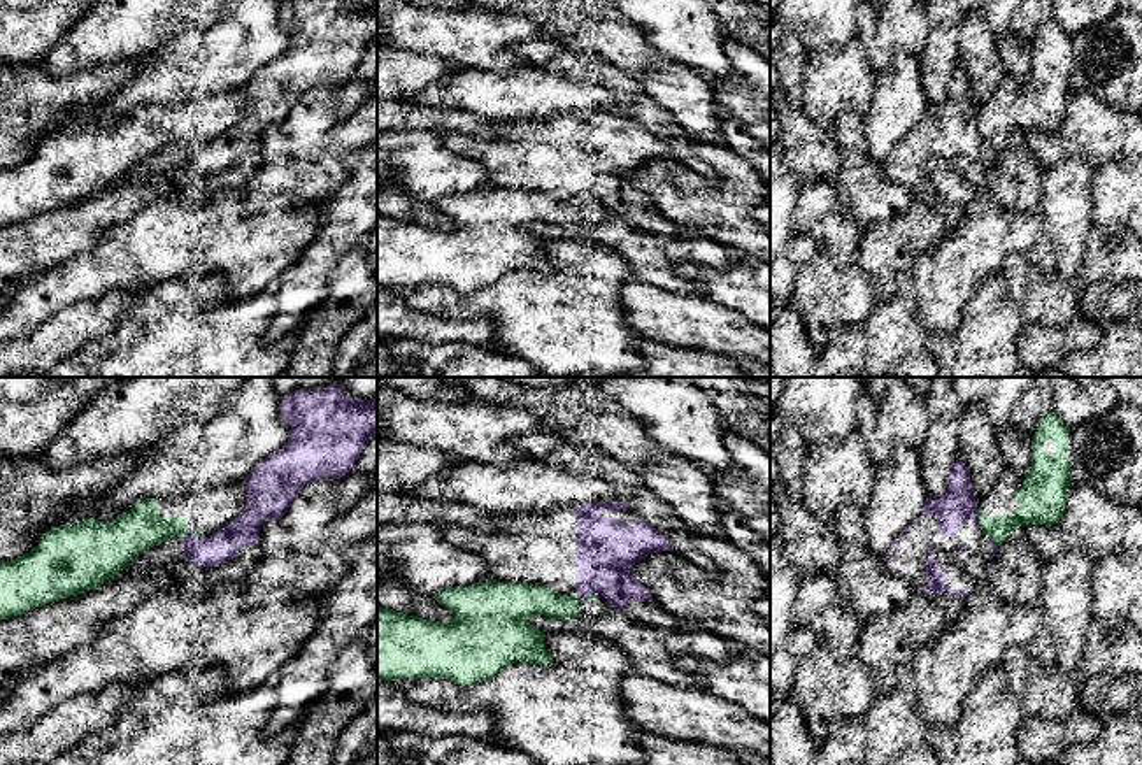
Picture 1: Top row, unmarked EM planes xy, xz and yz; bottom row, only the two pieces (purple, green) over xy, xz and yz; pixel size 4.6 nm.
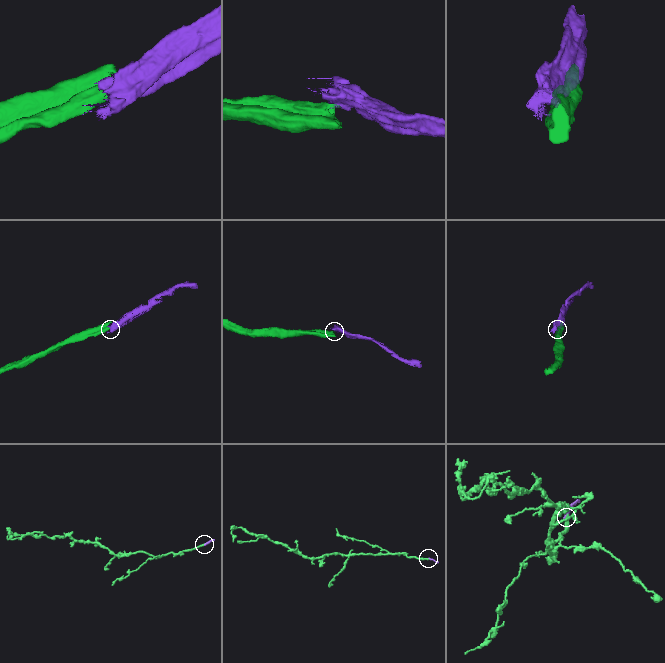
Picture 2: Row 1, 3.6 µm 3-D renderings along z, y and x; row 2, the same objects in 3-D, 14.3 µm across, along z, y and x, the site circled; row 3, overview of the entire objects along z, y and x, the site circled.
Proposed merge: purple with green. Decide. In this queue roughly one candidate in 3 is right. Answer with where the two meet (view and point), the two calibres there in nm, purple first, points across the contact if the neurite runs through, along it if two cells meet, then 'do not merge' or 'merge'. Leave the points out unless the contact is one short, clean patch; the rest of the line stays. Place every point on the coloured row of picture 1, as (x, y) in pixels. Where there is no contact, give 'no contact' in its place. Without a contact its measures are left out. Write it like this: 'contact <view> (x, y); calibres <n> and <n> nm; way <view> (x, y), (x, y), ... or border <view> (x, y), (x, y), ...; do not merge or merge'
contact xy (185, 536); calibres 140 and 200 nm; do not merge

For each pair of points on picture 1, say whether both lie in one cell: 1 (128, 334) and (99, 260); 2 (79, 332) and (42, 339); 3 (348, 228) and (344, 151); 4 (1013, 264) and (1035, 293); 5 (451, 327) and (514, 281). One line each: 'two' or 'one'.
1: two
2: one
3: two
4: one
5: two

